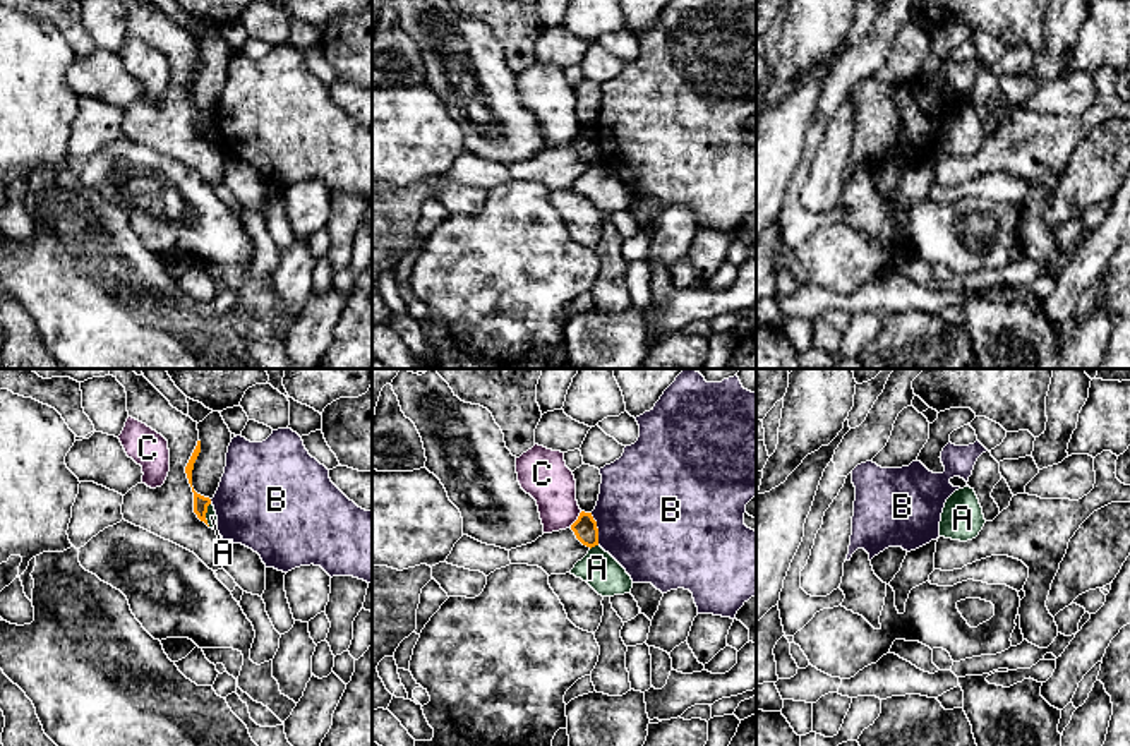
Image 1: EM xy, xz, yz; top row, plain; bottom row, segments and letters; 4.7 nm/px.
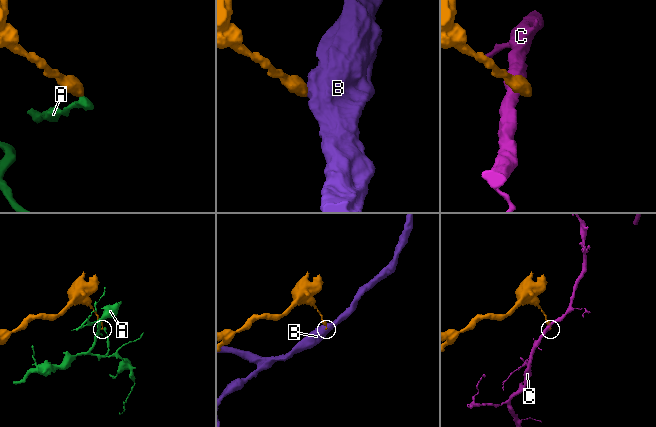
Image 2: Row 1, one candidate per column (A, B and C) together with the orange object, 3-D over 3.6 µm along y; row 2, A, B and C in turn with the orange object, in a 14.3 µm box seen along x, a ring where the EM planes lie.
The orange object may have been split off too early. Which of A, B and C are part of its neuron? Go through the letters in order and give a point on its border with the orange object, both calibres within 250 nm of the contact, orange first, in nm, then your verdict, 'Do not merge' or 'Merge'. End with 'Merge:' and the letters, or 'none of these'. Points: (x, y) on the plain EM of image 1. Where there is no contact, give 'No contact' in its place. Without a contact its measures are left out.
A: Touches orange at xy (204, 131). Thickness 70 nm (orange) against 50 nm. Do not merge
B: Touches orange at xz (597, 144). Thickness 110 nm (orange) against 500 nm. Do not merge
C: Touches orange at xz (577, 136). Thickness 110 nm (orange) against 220 nm. Do not merge
Merge: none of these

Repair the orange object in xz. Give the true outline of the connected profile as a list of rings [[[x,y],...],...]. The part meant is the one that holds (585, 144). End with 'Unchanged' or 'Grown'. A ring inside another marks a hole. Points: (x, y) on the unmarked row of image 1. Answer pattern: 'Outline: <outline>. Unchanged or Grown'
Outline: [[[581,127],[578,135],[571,141],[571,146],[574,147],[576,154],[583,161],[590,165],[598,161],[598,144],[597,144],[597,137],[593,135],[592,129]]]. Unchanged

